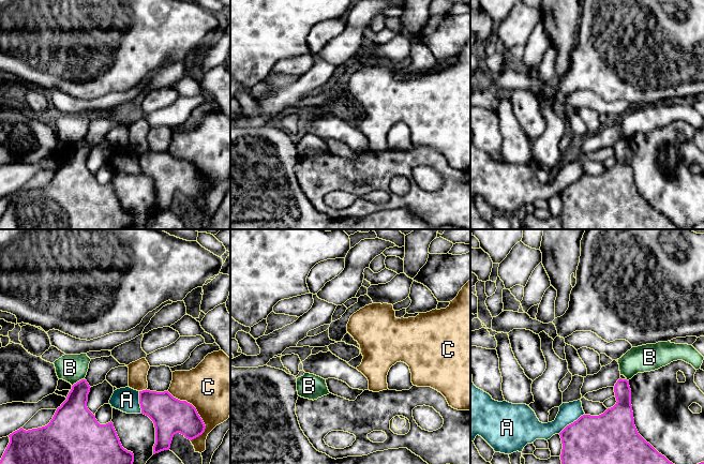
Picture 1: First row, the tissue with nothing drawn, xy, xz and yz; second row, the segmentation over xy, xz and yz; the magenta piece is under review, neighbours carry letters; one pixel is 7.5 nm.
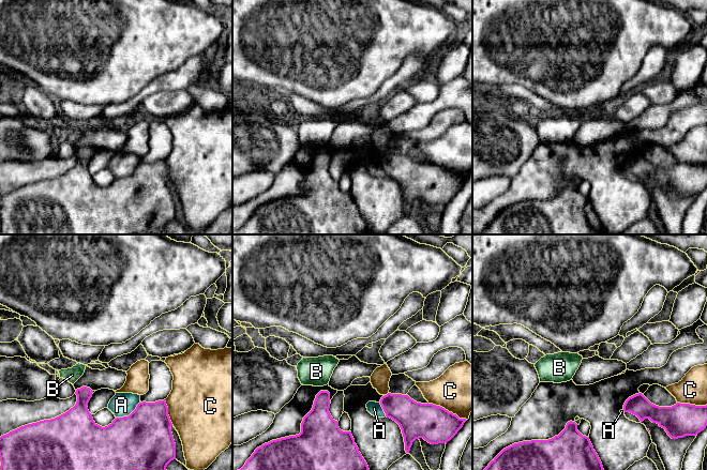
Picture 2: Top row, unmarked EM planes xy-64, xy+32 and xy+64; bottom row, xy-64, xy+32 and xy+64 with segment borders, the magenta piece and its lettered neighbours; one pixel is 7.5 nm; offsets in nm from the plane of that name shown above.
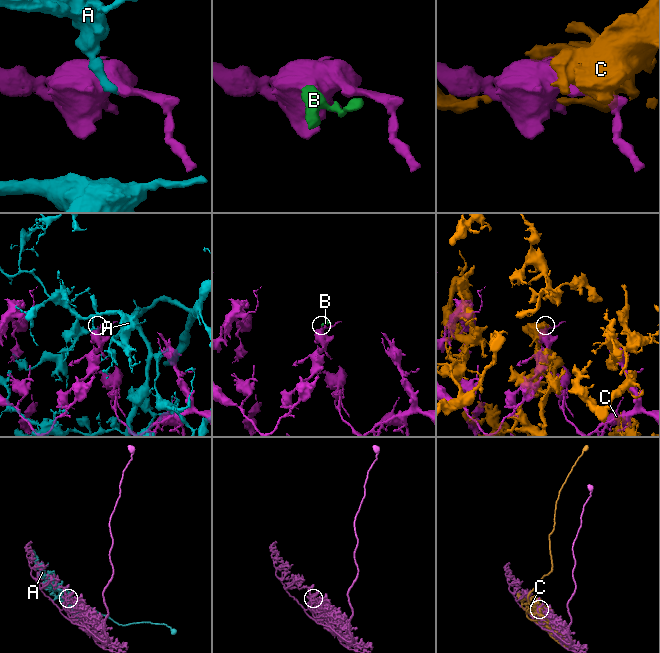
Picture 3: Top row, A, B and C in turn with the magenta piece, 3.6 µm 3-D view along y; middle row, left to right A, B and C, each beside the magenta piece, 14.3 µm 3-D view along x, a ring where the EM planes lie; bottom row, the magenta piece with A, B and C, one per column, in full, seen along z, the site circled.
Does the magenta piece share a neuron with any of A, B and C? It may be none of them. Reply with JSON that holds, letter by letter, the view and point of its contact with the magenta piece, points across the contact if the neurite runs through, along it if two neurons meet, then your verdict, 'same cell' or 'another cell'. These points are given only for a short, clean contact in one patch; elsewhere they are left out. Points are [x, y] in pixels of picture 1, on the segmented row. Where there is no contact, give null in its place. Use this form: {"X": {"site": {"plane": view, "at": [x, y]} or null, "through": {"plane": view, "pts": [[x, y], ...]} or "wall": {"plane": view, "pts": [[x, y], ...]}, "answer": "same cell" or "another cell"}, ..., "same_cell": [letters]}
{"A": {"site": {"plane": "yz", "at": [571, 423]}, "answer": "another cell"}, "B": {"site": {"plane": "xy", "at": [77, 382]}, "wall": {"plane": "xy", "pts": [[84, 378], [72, 386]]}, "answer": "another cell"}, "C": {"site": {"plane": "xy", "at": [195, 408]}, "answer": "another cell"}, "same_cell": []}

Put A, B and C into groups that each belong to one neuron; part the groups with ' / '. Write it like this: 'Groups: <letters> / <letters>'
Groups: A / B / C

